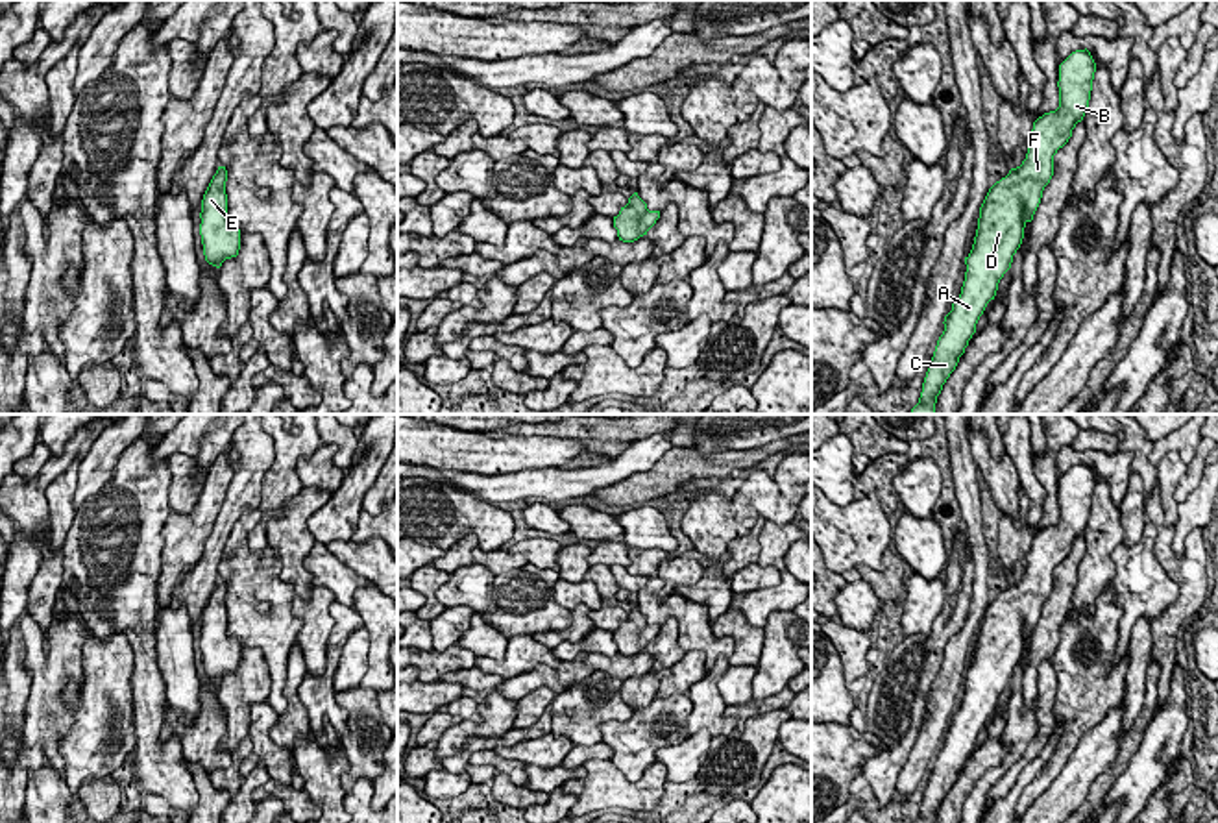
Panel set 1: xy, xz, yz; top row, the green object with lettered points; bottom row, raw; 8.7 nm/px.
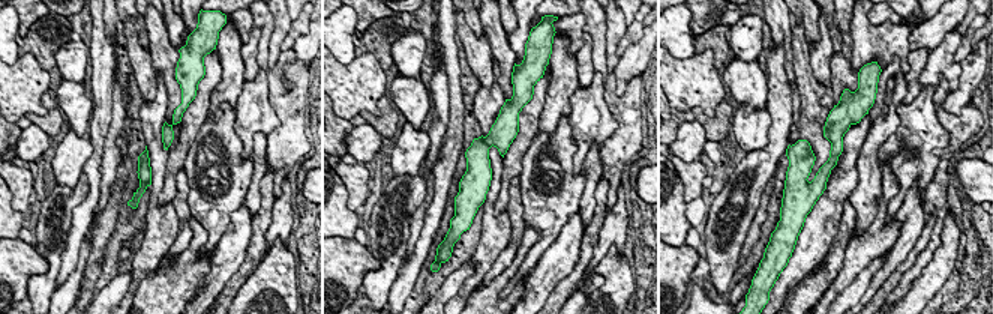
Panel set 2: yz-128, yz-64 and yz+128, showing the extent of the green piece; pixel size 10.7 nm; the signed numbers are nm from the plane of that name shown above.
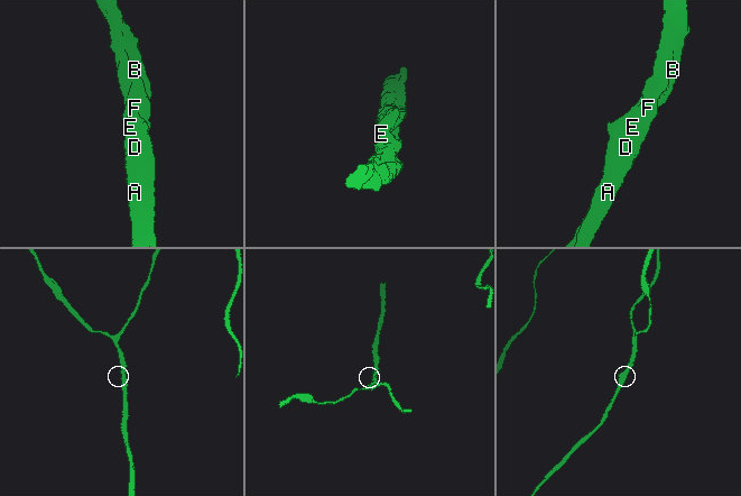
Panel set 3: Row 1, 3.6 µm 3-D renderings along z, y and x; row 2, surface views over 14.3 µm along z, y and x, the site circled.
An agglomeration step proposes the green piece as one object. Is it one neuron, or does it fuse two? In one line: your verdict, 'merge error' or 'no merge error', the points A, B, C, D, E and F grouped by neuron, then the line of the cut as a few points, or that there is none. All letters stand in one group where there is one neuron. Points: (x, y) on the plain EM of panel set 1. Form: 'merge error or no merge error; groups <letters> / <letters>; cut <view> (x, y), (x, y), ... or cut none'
no merge error; groups A B C D E F; cut none

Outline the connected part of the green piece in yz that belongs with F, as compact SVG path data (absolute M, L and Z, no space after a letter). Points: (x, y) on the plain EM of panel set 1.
M1087 462L1072 466L1059 479L1059 522L1033 536L1022 579L989 603L980 621L972 664L965 671L961 708L944 731L944 745L913 823L935 823L937 810L976 747L980 731L994 714L998 697L1022 658L1024 642L1033 634L1042 605L1054 590L1054 570L1087 527L1094 486L1096 477Z

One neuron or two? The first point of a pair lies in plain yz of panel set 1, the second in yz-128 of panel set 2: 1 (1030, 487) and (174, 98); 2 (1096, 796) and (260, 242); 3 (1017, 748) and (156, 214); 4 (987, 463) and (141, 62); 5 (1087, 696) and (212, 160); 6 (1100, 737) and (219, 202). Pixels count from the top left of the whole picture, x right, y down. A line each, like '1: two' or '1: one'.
1: one
2: one
3: one
4: one
5: one
6: two

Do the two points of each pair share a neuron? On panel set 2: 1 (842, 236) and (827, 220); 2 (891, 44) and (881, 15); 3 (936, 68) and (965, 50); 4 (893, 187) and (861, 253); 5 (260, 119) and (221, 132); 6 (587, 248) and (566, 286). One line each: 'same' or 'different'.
1: different
2: different
3: different
4: same
5: different
6: same

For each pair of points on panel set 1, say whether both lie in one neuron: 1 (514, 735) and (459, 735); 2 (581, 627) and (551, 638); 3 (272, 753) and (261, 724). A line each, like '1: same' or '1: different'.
1: different
2: same
3: same

